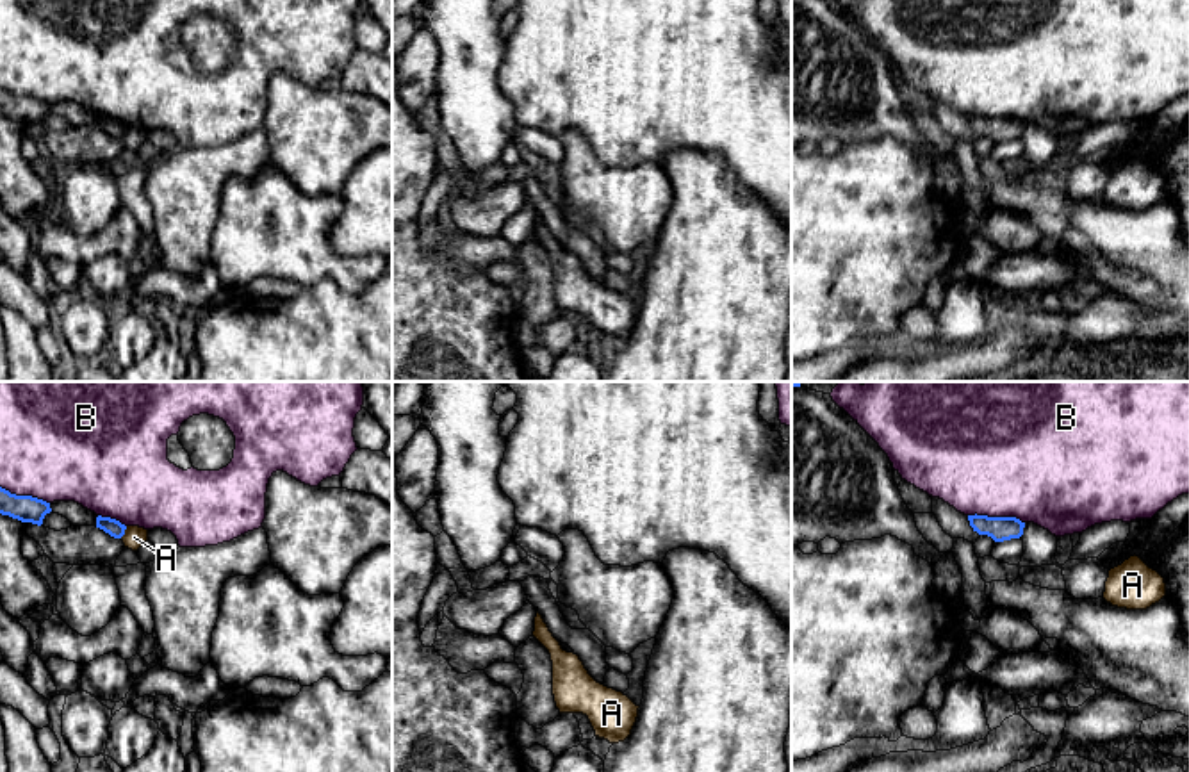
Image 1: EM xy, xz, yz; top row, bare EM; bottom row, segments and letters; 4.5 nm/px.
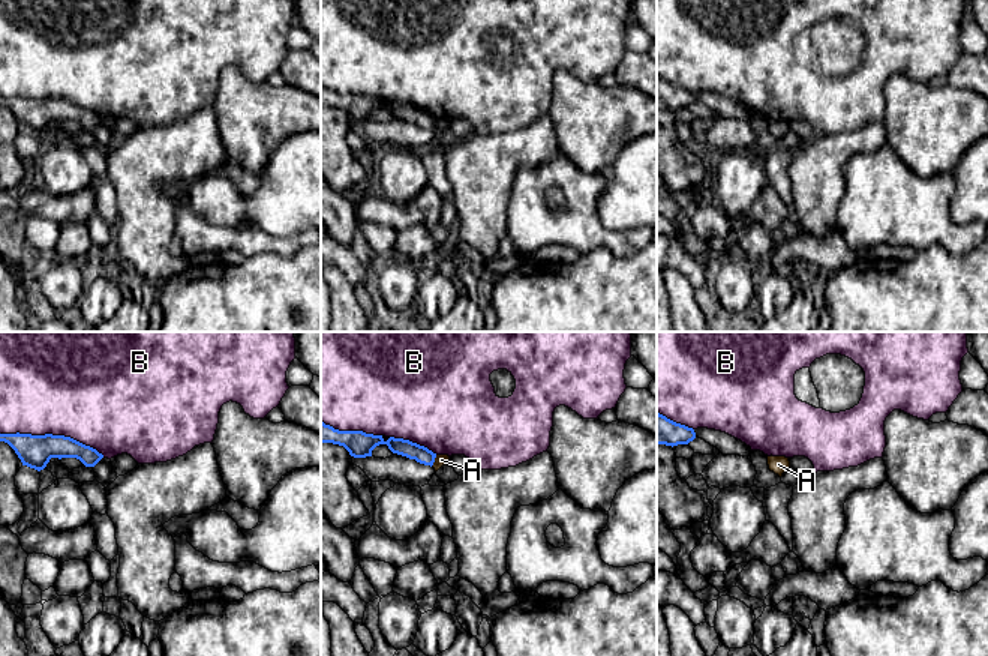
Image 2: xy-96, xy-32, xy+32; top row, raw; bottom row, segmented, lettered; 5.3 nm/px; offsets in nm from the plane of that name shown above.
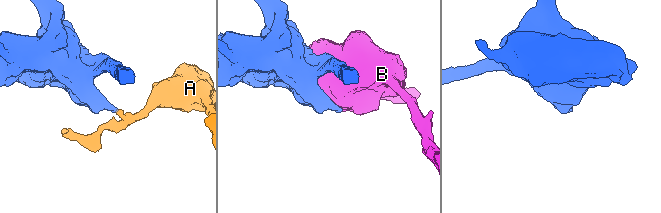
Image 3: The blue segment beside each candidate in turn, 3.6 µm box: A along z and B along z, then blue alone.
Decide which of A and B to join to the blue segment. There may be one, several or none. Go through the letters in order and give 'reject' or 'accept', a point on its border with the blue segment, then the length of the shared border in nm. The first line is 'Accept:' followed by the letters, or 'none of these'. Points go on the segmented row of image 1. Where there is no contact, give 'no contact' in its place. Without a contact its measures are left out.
Accept: none of these
A: reject; meets blue in xy at (123, 532); contact 70 nm long
B: reject; meets blue in yz at (997, 517); contact 260 nm long

